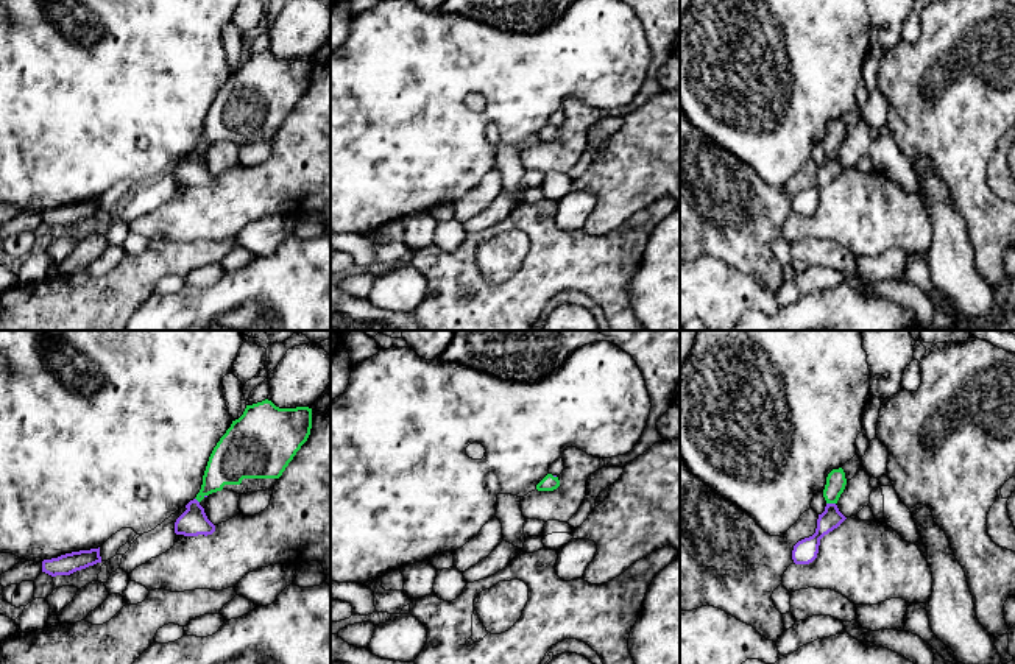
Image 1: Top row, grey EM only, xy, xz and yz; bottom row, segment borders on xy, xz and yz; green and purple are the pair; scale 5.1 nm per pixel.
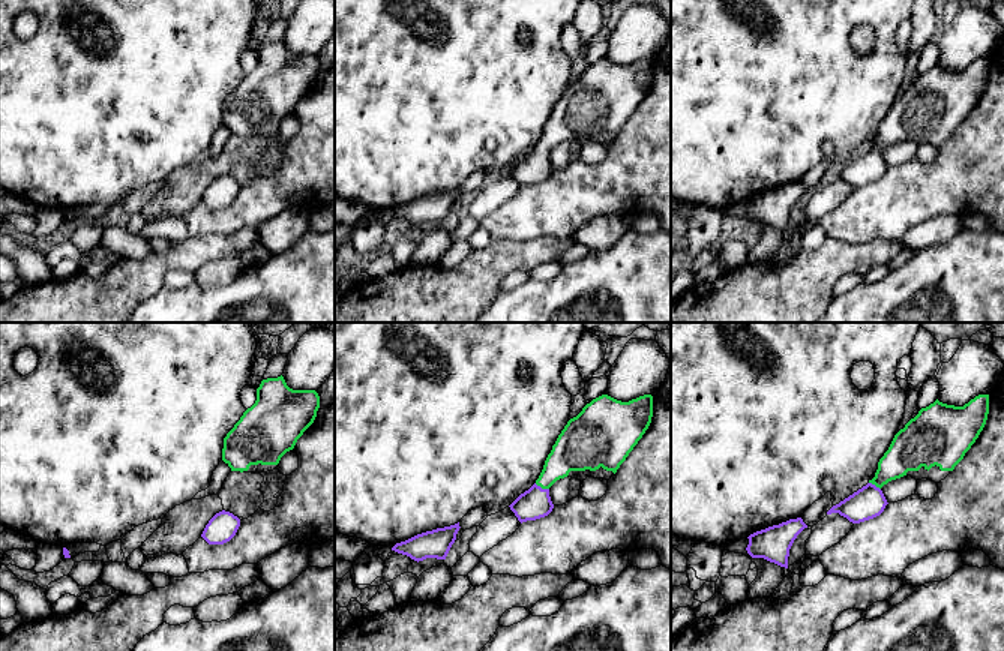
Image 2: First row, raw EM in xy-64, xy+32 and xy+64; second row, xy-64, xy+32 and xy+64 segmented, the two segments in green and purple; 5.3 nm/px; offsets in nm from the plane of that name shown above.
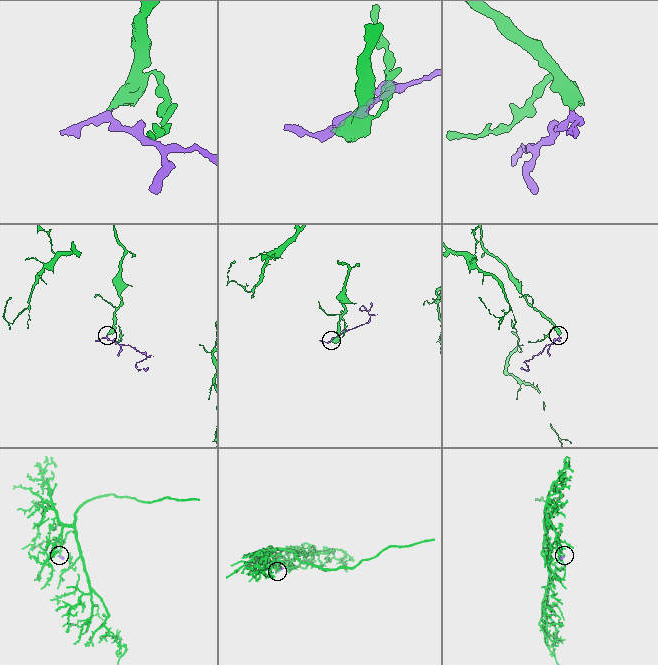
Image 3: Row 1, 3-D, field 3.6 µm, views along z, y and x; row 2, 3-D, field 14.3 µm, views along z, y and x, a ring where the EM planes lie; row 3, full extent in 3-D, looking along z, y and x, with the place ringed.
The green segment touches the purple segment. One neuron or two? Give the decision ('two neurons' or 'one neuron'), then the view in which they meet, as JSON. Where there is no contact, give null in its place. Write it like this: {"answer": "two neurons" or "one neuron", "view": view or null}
{"answer": "one neuron", "view": "yz"}

